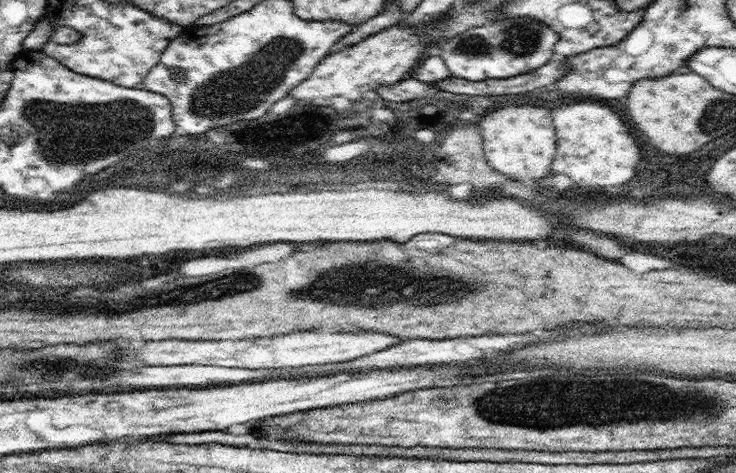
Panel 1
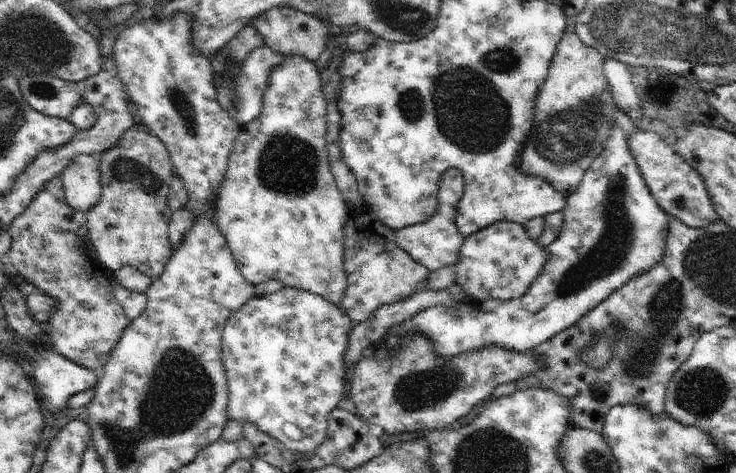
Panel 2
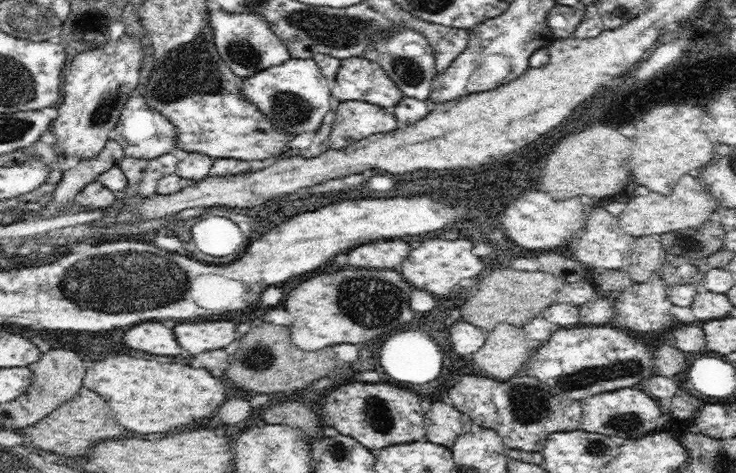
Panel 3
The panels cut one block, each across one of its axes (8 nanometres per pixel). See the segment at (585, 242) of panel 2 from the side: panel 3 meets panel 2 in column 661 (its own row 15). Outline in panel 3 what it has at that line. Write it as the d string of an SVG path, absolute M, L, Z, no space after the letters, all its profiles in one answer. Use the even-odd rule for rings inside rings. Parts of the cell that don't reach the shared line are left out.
M220 8L209 9L209 25L214 31L214 42L222 60L239 77L249 77L261 70L286 62L291 57L288 47L273 32L270 23L260 14L236 14Z

